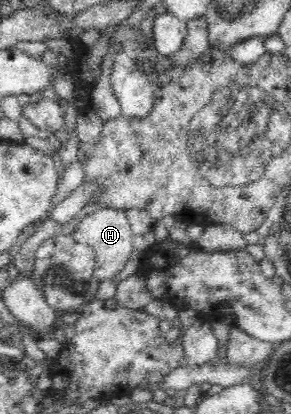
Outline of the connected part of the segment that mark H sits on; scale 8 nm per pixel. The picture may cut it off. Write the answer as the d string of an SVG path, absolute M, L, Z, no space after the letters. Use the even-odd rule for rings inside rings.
M105 207L101 210L91 212L85 216L79 225L71 233L74 240L87 244L94 251L93 279L98 282L115 277L131 257L134 250L133 240L135 235L131 230L131 223L125 214L125 210Z

